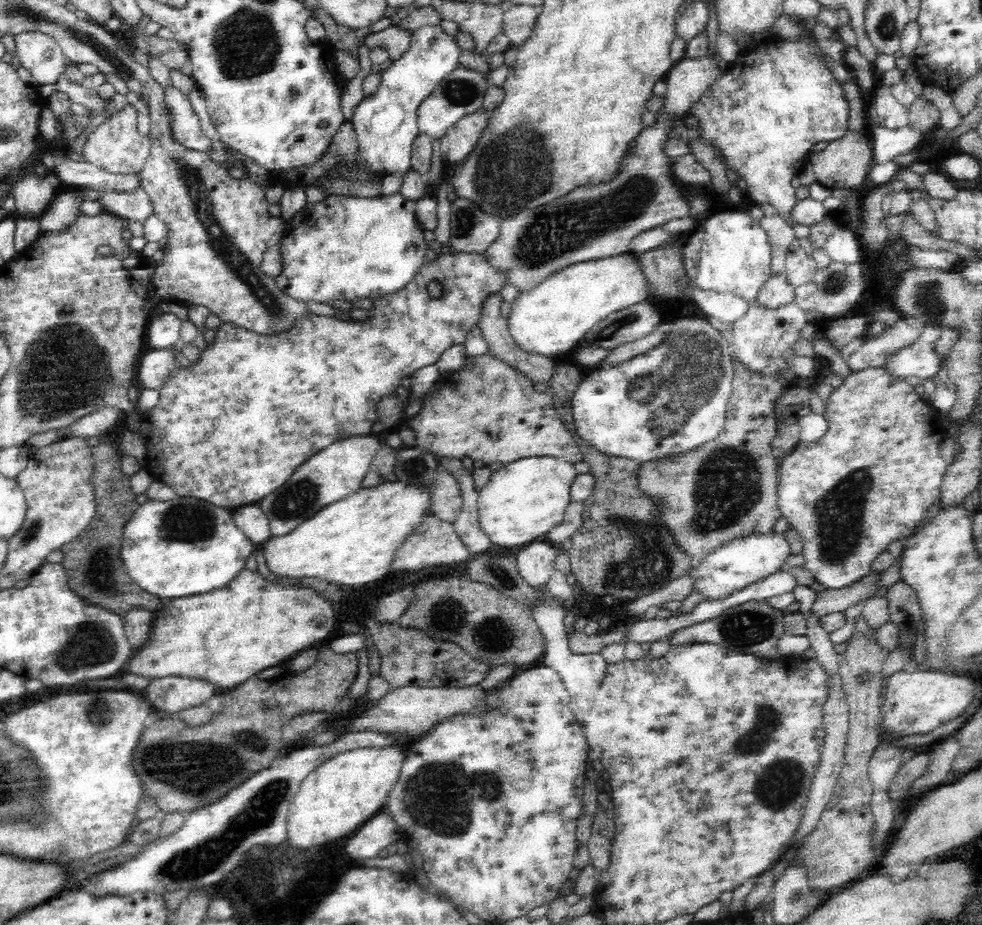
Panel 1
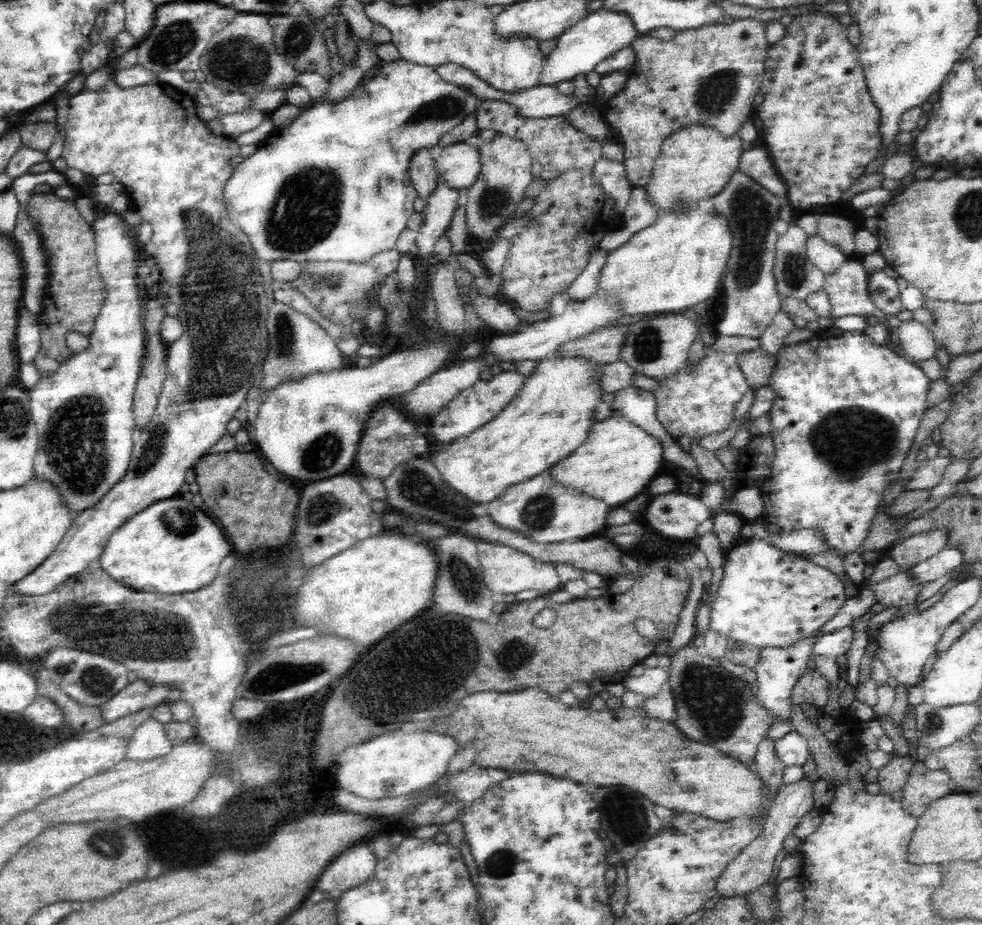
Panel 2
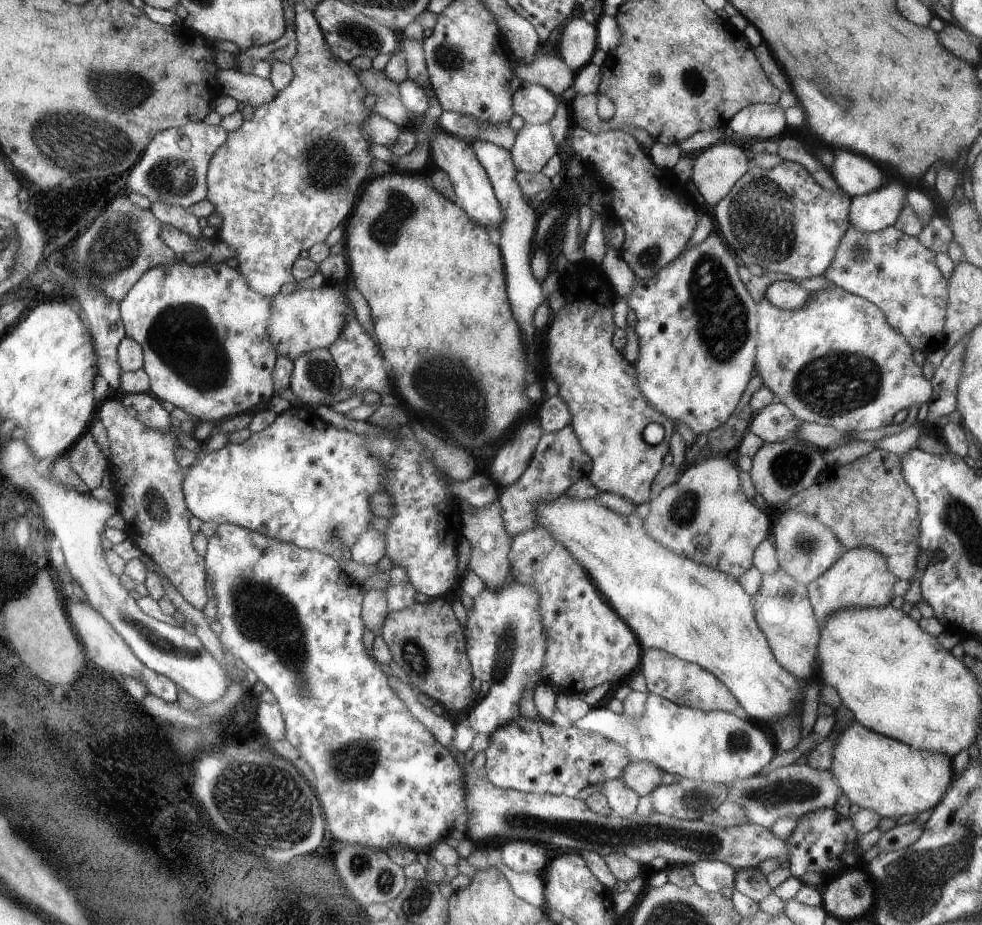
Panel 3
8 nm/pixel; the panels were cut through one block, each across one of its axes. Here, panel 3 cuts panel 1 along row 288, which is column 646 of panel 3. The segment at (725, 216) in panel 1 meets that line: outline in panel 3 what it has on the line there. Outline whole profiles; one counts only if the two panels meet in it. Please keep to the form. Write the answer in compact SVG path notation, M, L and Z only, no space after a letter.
M651 693L638 720L628 718L624 712L612 712L606 704L600 703L584 718L574 721L573 726L602 734L610 742L620 744L628 752L630 761L650 762L671 778L678 774L710 784L730 784L738 778L758 775L776 754L772 740L760 728L740 720L737 715L679 706Z

